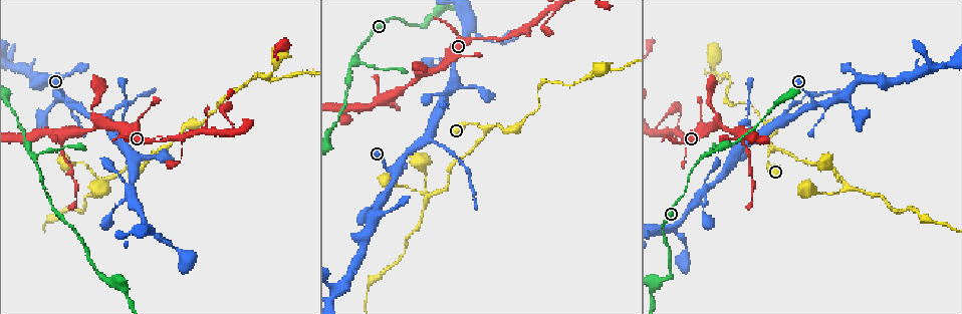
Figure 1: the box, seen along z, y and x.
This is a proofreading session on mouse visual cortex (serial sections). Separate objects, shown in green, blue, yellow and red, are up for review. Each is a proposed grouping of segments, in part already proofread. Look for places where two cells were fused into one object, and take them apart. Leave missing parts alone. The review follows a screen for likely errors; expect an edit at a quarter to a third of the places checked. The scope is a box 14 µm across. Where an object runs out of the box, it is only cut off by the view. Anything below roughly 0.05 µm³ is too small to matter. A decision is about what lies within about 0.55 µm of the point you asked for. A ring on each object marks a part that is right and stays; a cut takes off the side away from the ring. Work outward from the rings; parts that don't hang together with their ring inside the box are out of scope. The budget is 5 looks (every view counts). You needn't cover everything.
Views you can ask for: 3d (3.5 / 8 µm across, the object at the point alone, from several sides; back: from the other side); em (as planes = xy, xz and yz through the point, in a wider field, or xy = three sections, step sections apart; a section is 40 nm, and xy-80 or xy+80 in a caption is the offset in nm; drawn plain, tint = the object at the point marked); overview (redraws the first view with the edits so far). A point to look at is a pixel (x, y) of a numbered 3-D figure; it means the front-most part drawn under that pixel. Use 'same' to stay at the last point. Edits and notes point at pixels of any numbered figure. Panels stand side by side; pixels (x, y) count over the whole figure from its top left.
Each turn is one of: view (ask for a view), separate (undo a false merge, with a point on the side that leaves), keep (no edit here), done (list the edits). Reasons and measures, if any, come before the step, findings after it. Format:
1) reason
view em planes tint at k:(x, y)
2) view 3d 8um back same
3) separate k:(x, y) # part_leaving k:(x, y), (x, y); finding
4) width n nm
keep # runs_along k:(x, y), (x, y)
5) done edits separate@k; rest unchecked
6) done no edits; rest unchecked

a fork
view 3d 3.5um at 1:(427, 138)

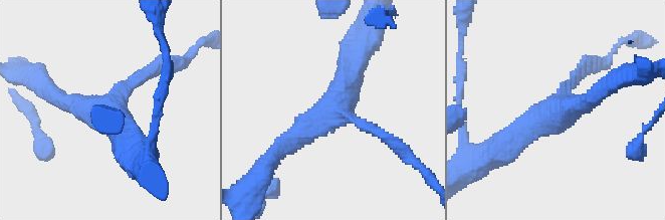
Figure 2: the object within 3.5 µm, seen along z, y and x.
arms 3; arm_widths 200, 300, 400 nm; now the EM
view em xy step 5 tint at 2:(332, 109)

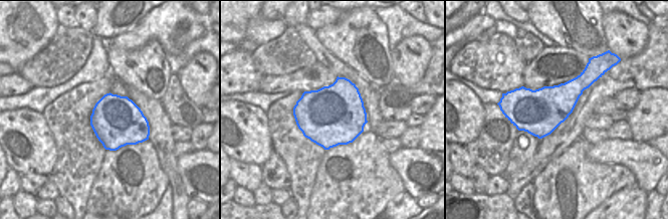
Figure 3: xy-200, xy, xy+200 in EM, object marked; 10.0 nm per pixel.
separate 2:(590, 69) # part_leaving 2:(573, 81), (622, 41); a second cell is stuck on

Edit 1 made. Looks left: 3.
thick turns thin
view 3d 3.5um at 1:(180, 139)

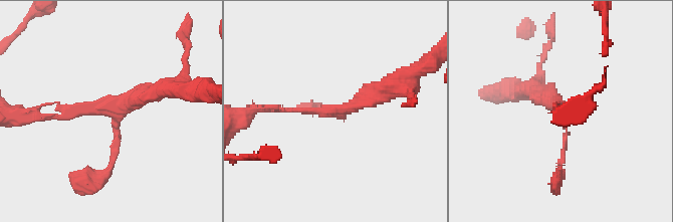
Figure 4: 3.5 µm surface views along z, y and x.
now the EM
view em xy step 5 tint at 4:(342, 110)

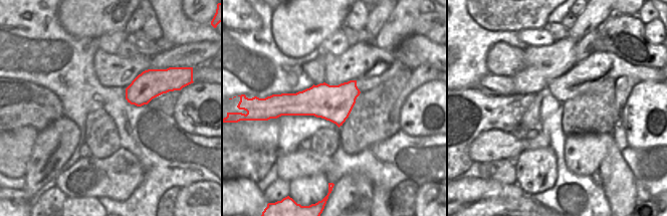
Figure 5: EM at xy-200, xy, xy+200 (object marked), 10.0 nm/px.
keep # runs_along 4:(48, 117), (126, 107), (175, 89); continuous, no second cell

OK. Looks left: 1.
done edits separate@2; rest unchecked

